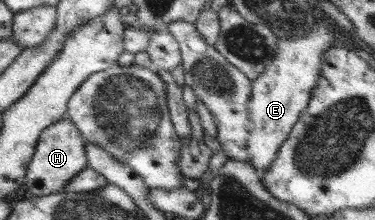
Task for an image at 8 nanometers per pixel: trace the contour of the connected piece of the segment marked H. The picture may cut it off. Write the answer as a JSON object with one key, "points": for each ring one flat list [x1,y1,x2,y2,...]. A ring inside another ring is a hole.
{"points":[[68,116,45,129,37,143,37,151,34,154,33,161,30,162,30,171,28,171,28,177,26,177,26,187,30,189,30,193,34,197,42,197,65,191,70,181,89,167,86,146,85,136,78,129,77,124]]}

